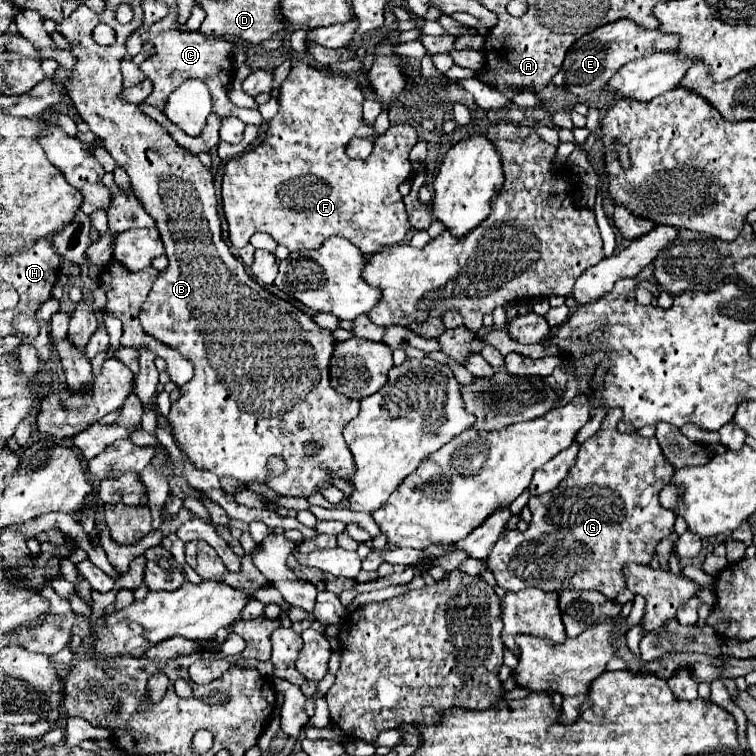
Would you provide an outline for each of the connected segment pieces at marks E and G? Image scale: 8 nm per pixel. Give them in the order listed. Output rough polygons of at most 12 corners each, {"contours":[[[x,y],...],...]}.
{"contours":[[[621,19],[575,41],[553,83],[577,97],[677,35]],[[622,414],[569,477],[529,499],[529,529],[487,561],[499,587],[615,599],[675,513],[675,469]]]}

